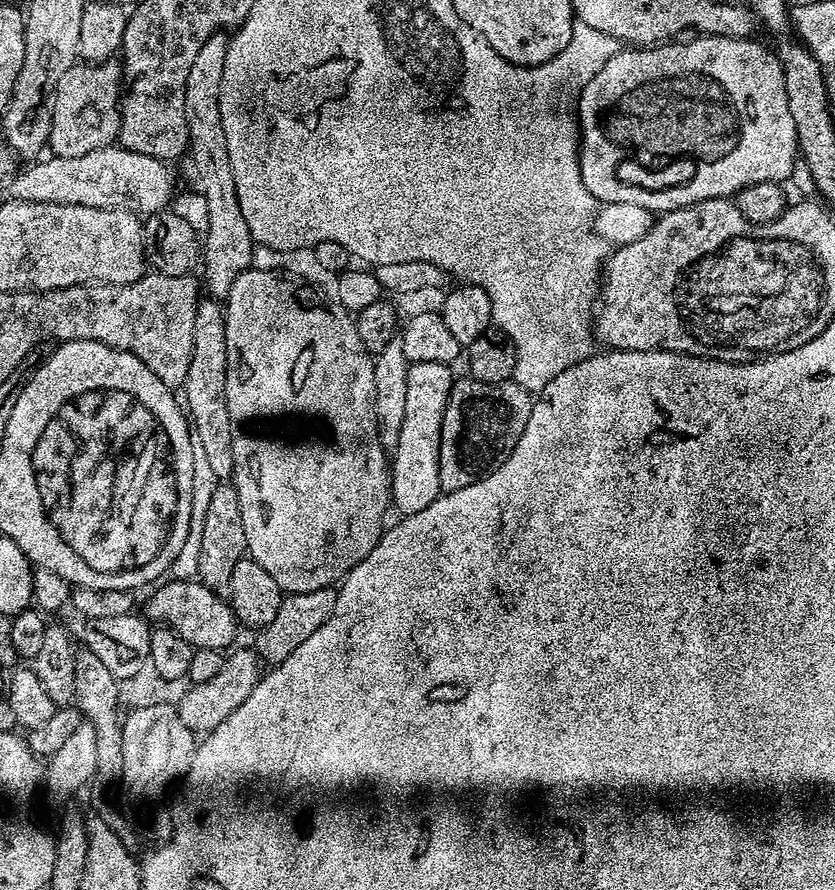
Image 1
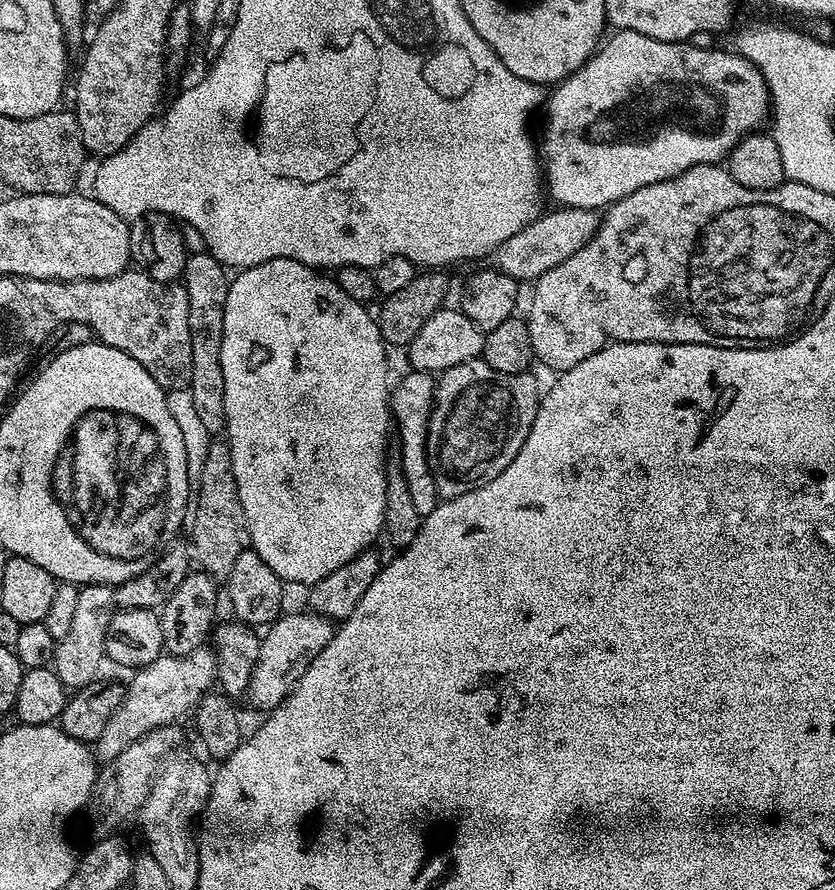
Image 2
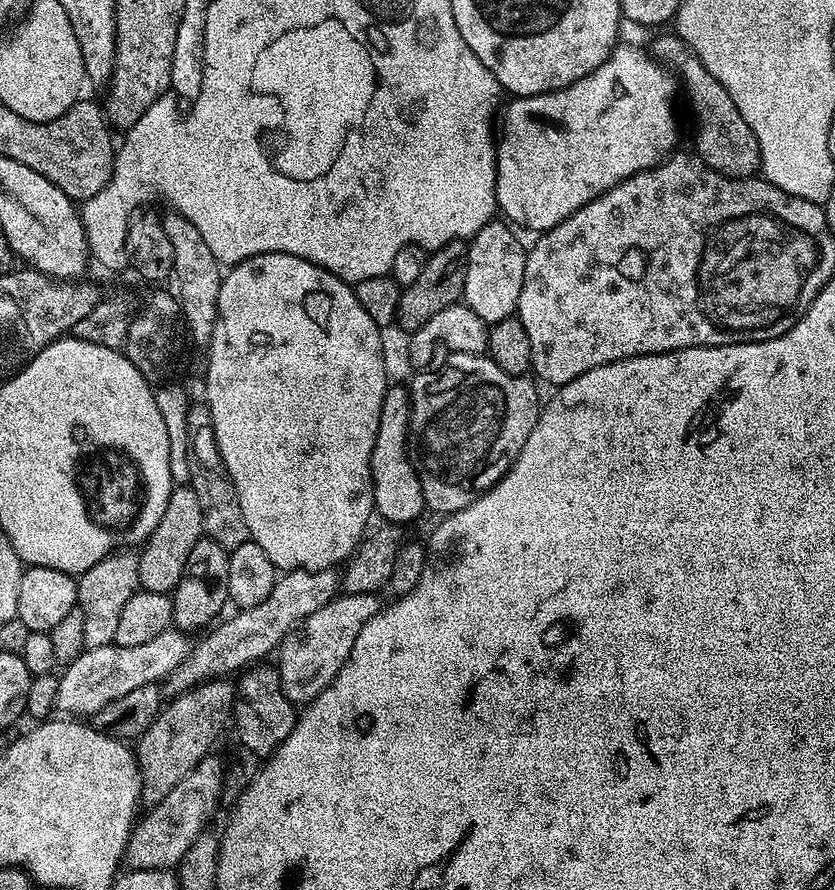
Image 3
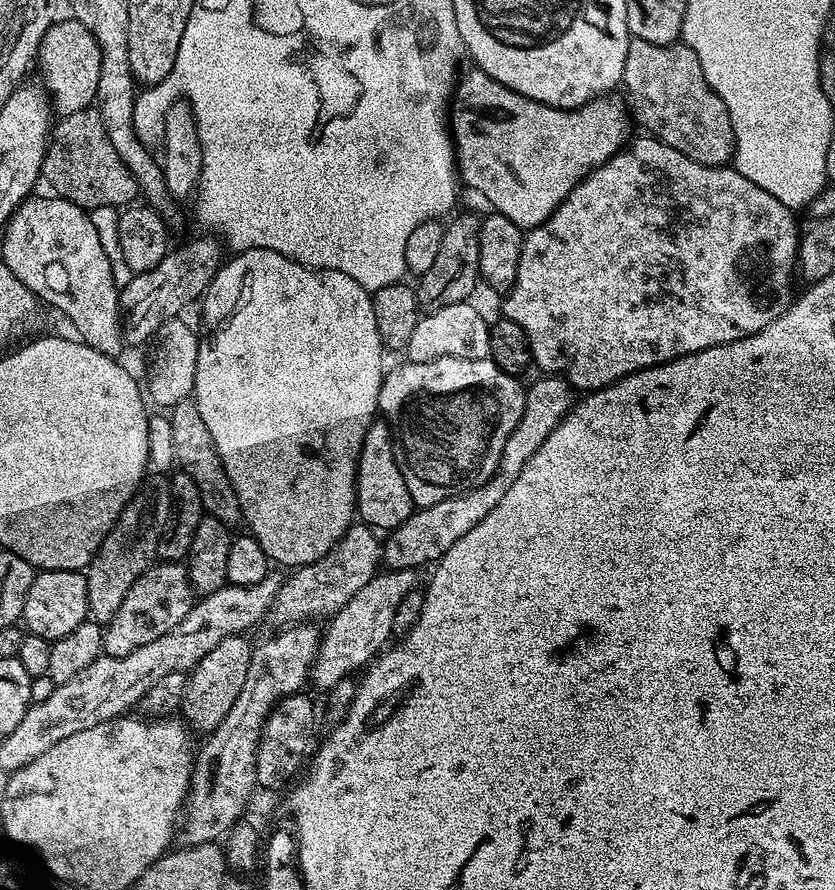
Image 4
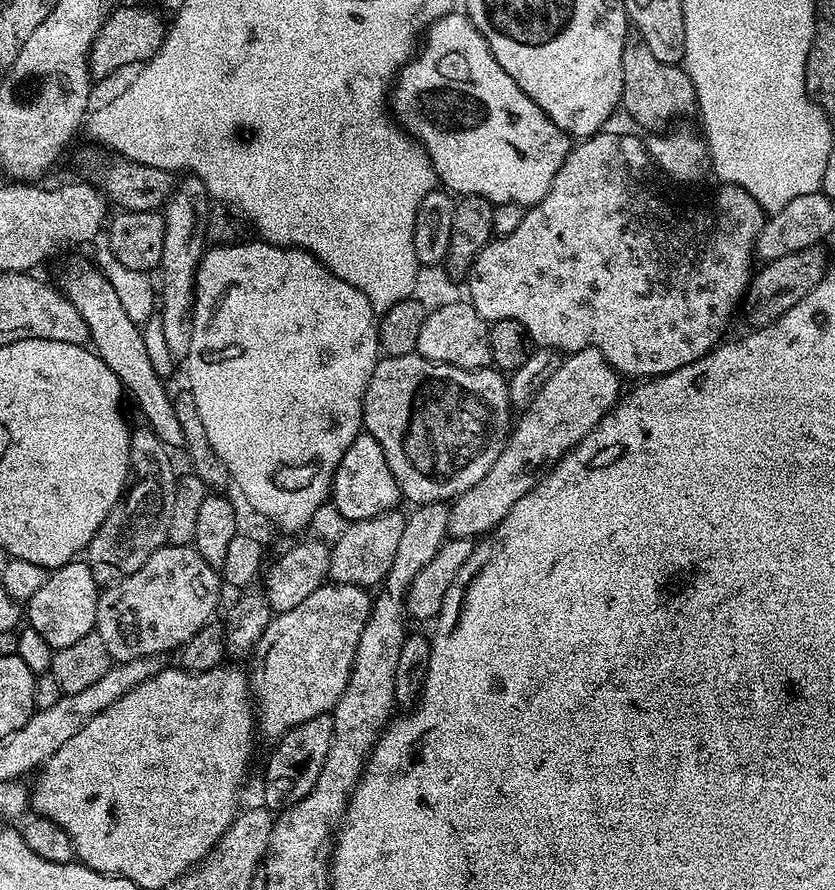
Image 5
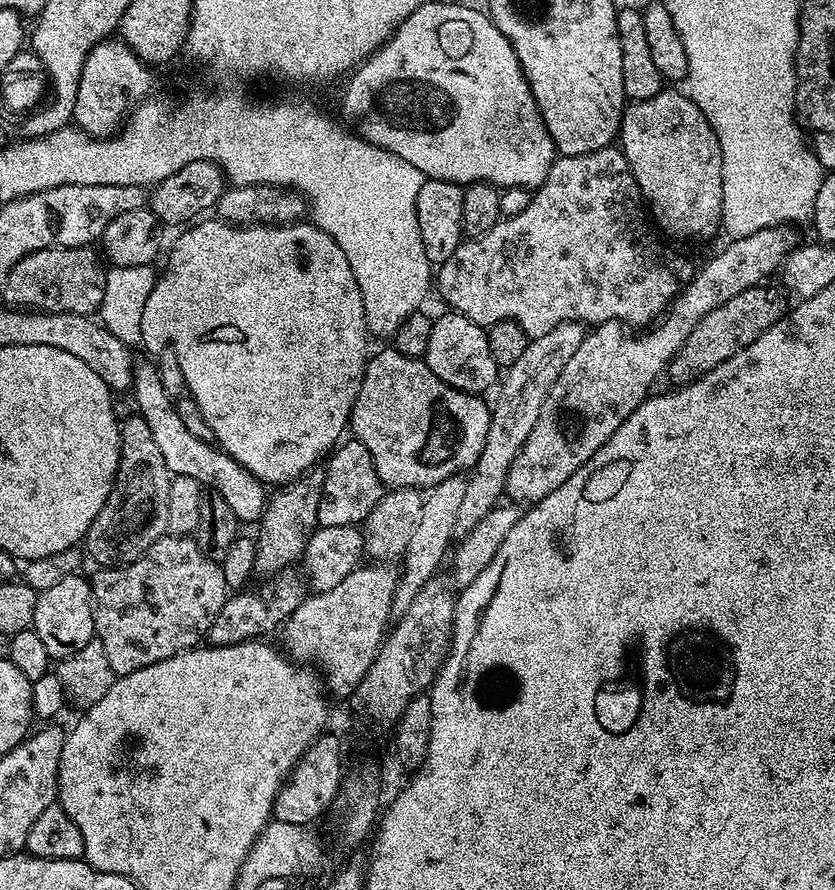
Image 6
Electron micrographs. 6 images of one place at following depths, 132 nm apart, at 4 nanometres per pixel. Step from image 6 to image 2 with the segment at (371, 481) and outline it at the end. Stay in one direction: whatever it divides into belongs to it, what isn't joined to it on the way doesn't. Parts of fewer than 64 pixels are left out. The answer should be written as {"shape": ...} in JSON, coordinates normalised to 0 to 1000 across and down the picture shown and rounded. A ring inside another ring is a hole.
{"shape":[[[492,416],[485,424],[475,426],[467,440],[467,467],[472,481],[479,484],[479,521],[486,546],[491,546],[491,561],[507,582],[528,565],[517,529],[513,522],[511,490],[513,472],[516,469],[520,446],[520,427],[511,418]]]}

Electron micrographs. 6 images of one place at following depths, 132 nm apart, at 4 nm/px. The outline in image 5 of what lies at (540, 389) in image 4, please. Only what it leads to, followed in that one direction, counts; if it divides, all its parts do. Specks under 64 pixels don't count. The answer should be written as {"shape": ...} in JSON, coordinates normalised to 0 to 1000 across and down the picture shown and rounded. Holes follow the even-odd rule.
{"shape":[[[698,391],[677,399],[671,406],[668,416],[659,420],[659,425],[644,438],[644,443],[632,453],[631,458],[622,464],[616,480],[610,484],[604,503],[596,510],[592,524],[563,551],[547,557],[537,572],[537,601],[541,604],[575,604],[588,599],[611,578],[611,573],[637,547],[685,503],[690,503],[721,474],[723,466],[732,461],[743,448],[745,424],[726,407],[726,402],[714,391]]]}

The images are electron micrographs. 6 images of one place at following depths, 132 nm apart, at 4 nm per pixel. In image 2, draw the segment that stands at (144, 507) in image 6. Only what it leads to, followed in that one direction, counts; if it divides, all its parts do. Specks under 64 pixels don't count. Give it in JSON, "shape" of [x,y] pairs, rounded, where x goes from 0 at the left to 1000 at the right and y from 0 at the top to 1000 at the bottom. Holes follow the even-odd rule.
{"shape":[[[103,656],[93,667],[93,685],[89,690],[89,703],[84,703],[79,717],[74,717],[67,726],[65,754],[75,766],[78,774],[99,775],[116,763],[120,745],[126,745],[125,712],[127,709],[127,687],[139,676],[138,664],[127,656]]]}

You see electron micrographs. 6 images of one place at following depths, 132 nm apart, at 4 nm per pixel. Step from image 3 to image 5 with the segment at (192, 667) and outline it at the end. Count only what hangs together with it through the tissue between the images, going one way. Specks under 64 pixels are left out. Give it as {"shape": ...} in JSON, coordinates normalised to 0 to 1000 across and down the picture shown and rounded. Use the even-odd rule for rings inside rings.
{"shape":[[[471,573],[442,584],[420,585],[413,592],[417,594],[404,604],[402,612],[396,612],[394,648],[405,656],[423,656],[442,663],[459,657],[465,642],[469,639],[472,621],[477,618],[477,608],[481,604],[485,583],[483,574],[479,576],[479,573]]]}

